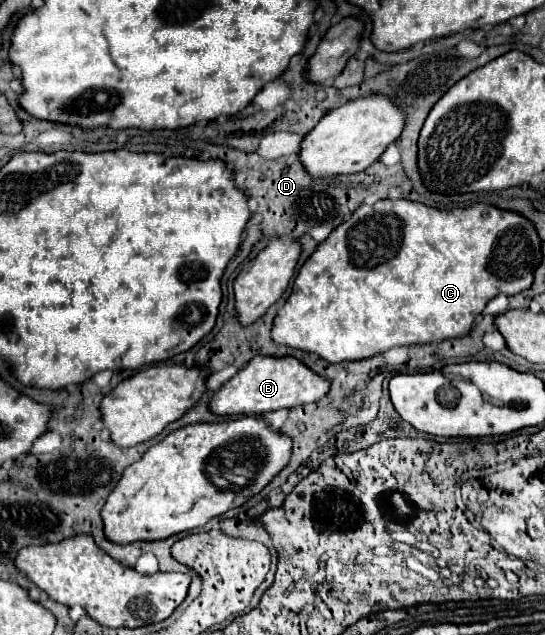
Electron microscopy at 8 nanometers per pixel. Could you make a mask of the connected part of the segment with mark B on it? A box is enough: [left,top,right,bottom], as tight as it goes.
[210,355,328,415]

